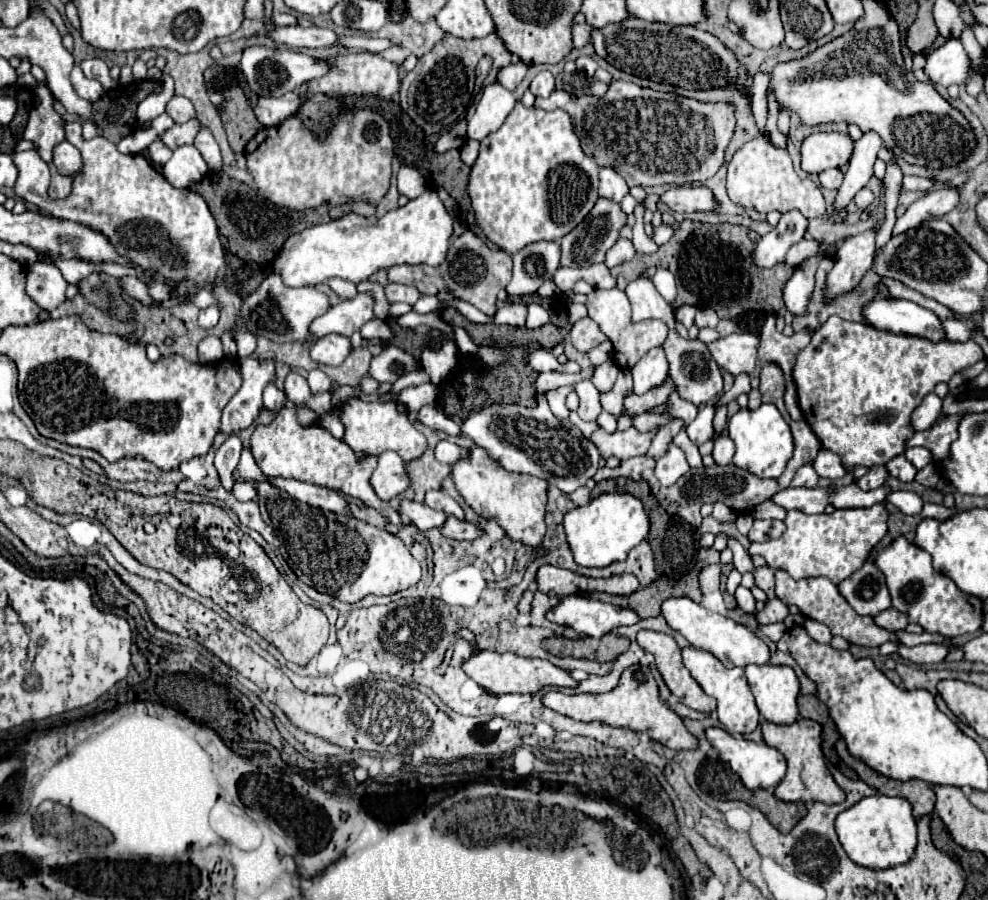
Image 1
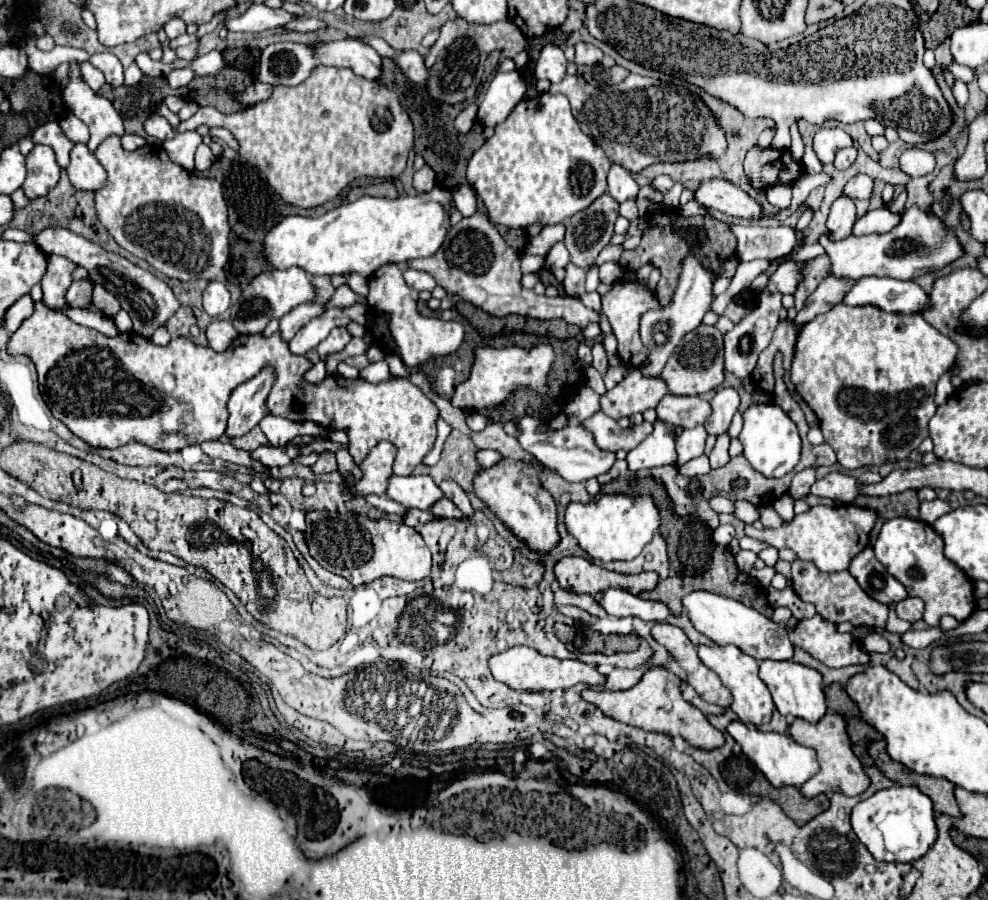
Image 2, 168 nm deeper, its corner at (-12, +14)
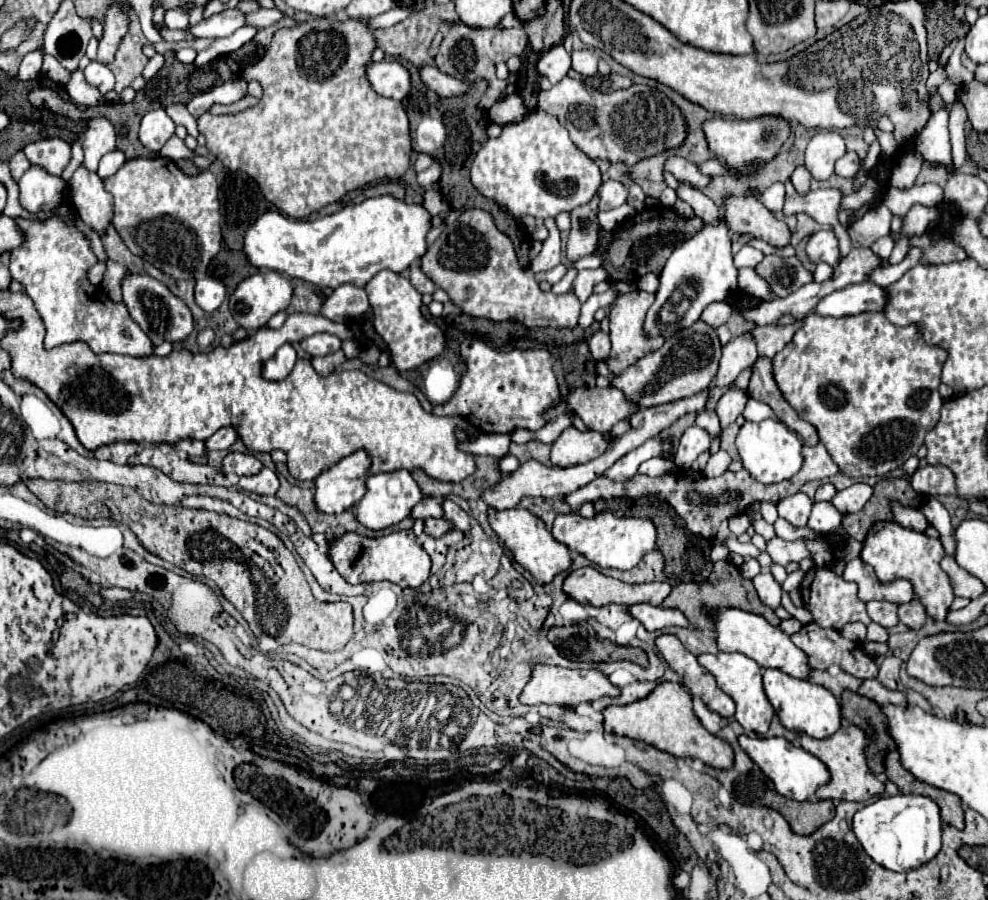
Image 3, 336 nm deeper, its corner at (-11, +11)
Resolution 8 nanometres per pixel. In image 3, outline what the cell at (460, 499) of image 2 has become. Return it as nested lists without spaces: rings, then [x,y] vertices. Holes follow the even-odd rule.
[[[444,501],[444,517],[454,525],[454,529],[460,529],[460,531],[470,531],[470,517],[466,511],[462,511],[456,503],[452,501]]]

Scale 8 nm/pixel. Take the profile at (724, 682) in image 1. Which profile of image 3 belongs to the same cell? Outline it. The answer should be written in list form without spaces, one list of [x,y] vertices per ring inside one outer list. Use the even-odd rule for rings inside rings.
[[[718,653],[718,655],[700,655],[698,657],[700,665],[704,669],[708,669],[718,687],[728,693],[734,703],[736,703],[736,721],[746,729],[746,731],[752,731],[752,733],[758,733],[758,735],[764,735],[770,727],[770,721],[772,721],[772,715],[774,715],[774,709],[764,693],[764,687],[762,687],[762,669],[758,667],[756,661],[748,659],[746,655],[742,653]]]

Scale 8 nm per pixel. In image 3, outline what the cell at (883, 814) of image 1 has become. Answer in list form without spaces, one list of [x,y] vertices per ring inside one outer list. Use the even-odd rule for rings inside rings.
[[[924,795],[882,797],[854,815],[854,833],[878,865],[890,871],[910,871],[934,859],[942,847],[940,807]]]

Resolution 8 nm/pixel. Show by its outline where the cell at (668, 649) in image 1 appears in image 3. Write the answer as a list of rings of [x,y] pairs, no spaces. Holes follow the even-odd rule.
[[[660,635],[656,639],[656,647],[670,669],[682,677],[684,685],[694,697],[700,697],[708,709],[724,719],[734,715],[734,701],[716,685],[716,679],[704,667],[700,667],[698,659],[690,651],[686,651],[678,637]]]

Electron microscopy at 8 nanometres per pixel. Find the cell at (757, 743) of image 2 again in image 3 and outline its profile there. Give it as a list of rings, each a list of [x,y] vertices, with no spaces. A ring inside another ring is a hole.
[[[742,735],[740,747],[764,771],[764,775],[768,775],[774,781],[776,791],[780,795],[788,797],[788,799],[794,799],[794,801],[800,801],[800,803],[808,801],[808,799],[814,797],[818,787],[822,787],[830,781],[830,771],[818,757],[804,751],[802,747],[794,747],[784,737],[766,739],[766,737],[746,737],[746,735]]]

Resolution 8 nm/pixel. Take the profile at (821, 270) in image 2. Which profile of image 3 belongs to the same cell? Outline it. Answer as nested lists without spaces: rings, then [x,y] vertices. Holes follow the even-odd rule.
[[[766,255],[754,271],[770,285],[776,297],[786,297],[812,281],[812,275],[798,257]]]

